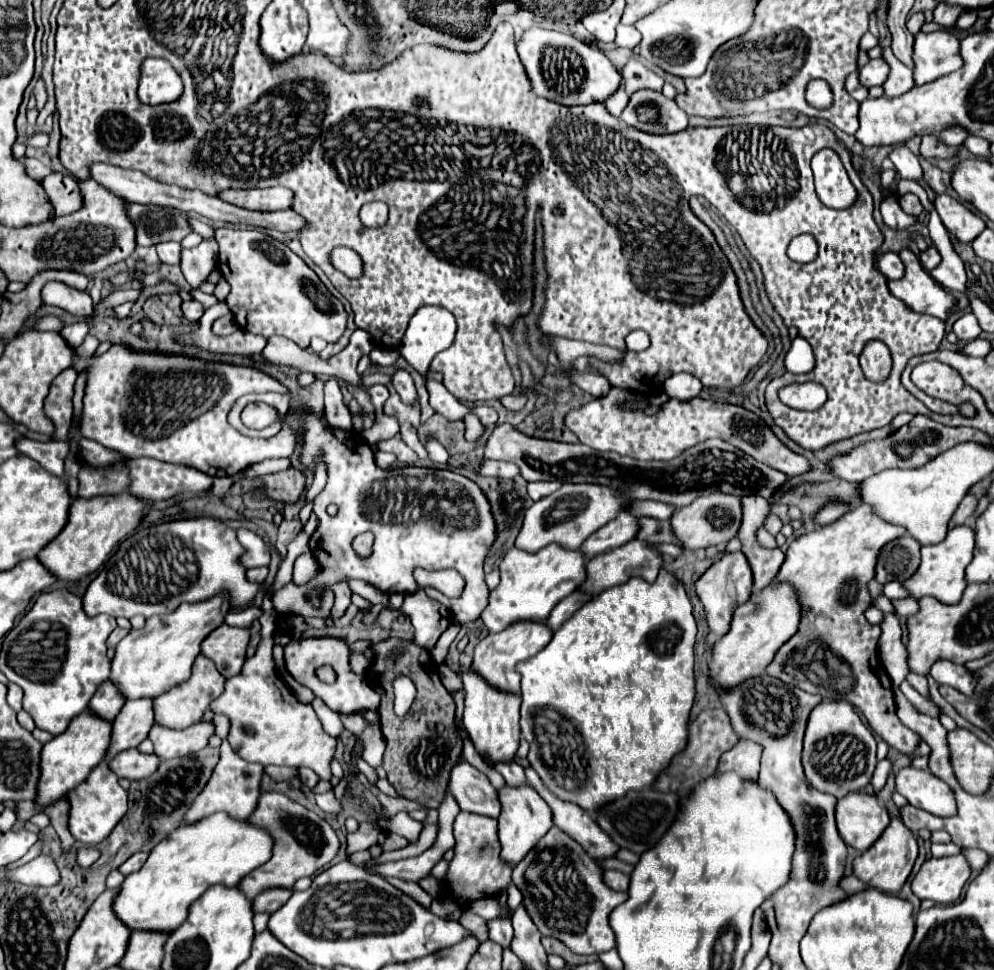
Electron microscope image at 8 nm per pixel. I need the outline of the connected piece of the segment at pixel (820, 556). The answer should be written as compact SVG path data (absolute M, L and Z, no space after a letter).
M859 503L853 511L845 513L837 521L823 525L811 533L801 535L801 537L795 537L789 543L787 553L785 553L785 561L783 561L775 581L789 583L797 591L801 601L809 601L809 605L807 605L807 611L801 615L799 631L775 653L773 661L767 665L767 675L781 679L787 685L795 685L803 691L817 693L823 699L849 701L853 707L857 707L865 715L869 727L887 745L899 749L901 753L911 755L917 751L917 743L921 737L917 733L913 733L911 729L907 729L899 721L899 717L895 713L895 697L893 697L889 677L885 677L885 683L879 681L879 677L877 677L877 673L881 669L881 661L877 655L877 641L881 635L881 627L871 625L863 617L863 611L871 605L871 595L869 595L867 583L875 577L877 553L887 541L893 541L895 537L901 537L903 533L905 533L903 527L891 525L891 523L883 521L881 517L875 517L871 513L869 505Z

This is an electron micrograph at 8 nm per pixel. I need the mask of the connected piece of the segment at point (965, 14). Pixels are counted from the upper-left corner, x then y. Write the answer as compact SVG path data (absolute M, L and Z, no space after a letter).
M965 9L959 15L956 25L959 28L971 28L978 18L978 11L975 9Z

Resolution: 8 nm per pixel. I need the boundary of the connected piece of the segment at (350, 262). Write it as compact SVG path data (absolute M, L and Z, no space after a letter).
M335 247L329 253L329 261L335 269L345 273L349 279L359 279L363 275L363 261L359 253L349 247Z

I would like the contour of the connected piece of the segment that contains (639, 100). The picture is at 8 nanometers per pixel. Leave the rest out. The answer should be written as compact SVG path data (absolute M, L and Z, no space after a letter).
M641 89L639 93L631 95L621 119L649 135L667 135L687 129L687 115L677 109L675 101L651 89Z

